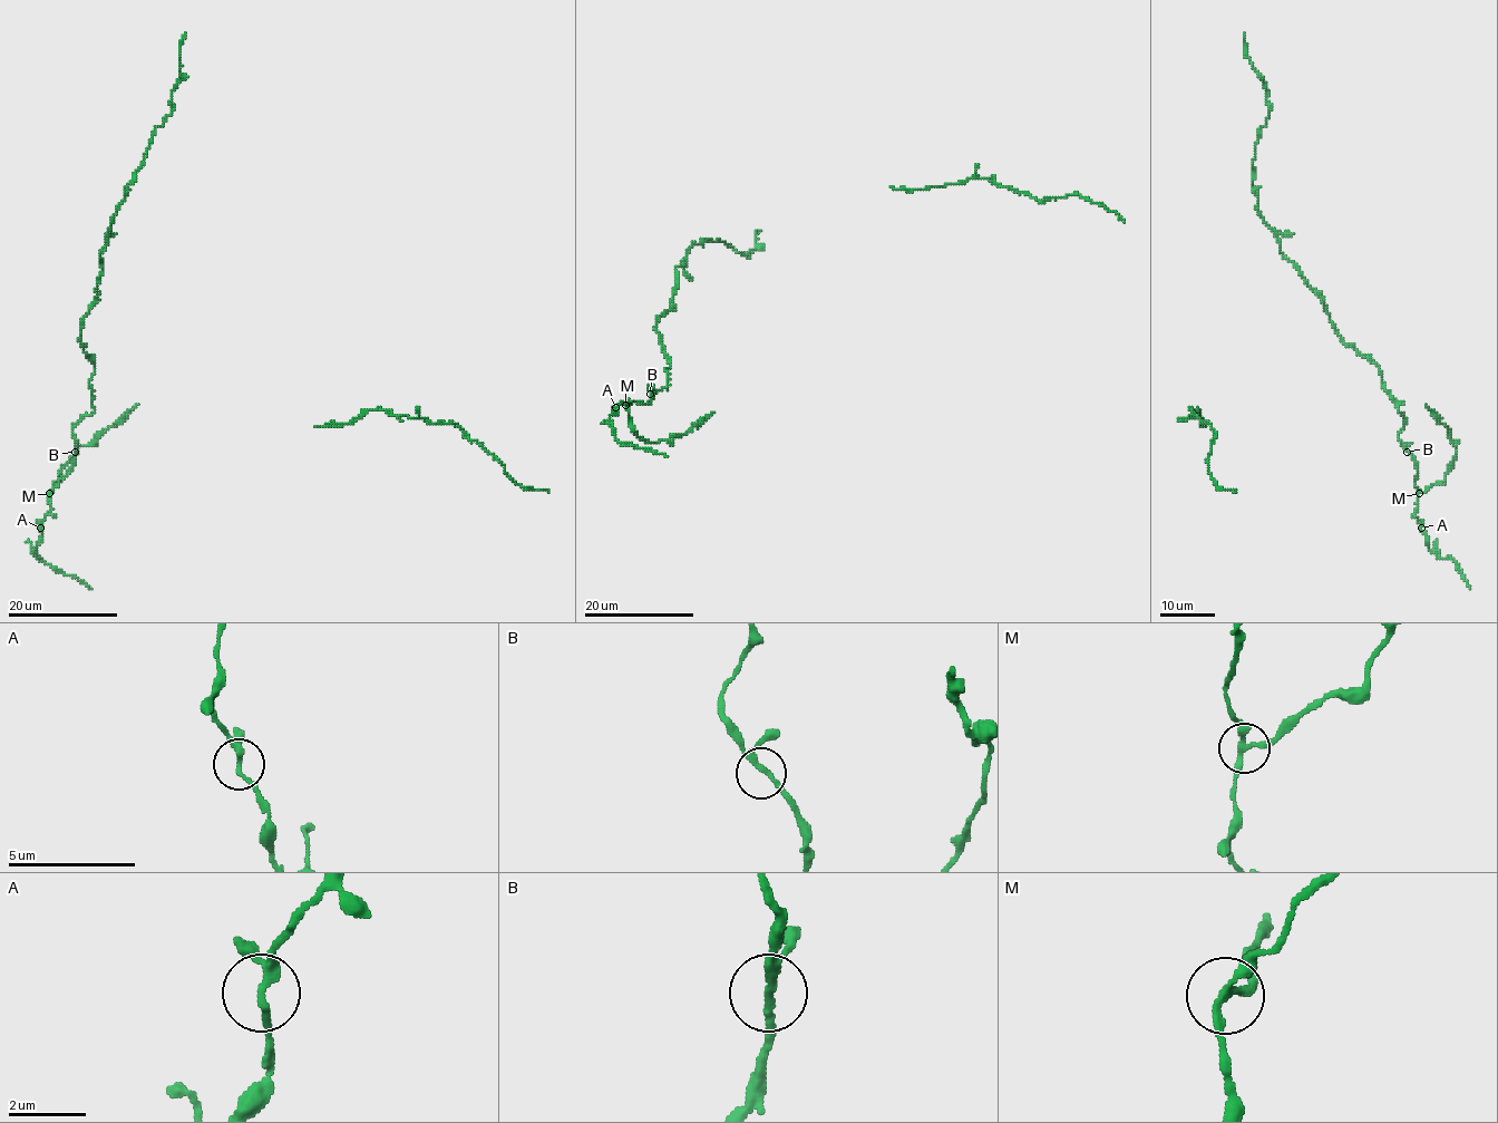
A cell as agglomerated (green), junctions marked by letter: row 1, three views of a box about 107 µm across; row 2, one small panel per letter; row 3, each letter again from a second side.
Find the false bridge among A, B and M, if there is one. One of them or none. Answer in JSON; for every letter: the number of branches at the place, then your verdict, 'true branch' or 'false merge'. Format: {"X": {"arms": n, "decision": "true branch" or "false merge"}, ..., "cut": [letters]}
{"A": {"arms": 3, "decision": "true branch"}, "B": {"arms": 3, "decision": "true branch"}, "M": {"arms": 3, "decision": "false merge"}, "cut": ["M"]}

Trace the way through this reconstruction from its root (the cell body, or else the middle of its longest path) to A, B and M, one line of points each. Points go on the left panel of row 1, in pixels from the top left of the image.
A: (98, 303), (80, 328), (94, 365), (94, 410), (73, 428), (73, 465), (49, 492), (40, 528)
B: (98, 303), (93, 306), (80, 328), (80, 341), (94, 365), (89, 380), (94, 410), (73, 428), (75, 452)
M: (98, 303), (80, 328), (80, 341), (94, 365), (89, 380), (94, 410), (75, 426), (73, 465), (49, 493)

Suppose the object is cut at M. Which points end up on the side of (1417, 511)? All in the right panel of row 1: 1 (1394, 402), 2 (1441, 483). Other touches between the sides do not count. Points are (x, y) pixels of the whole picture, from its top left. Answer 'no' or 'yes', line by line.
1: yes
2: no

